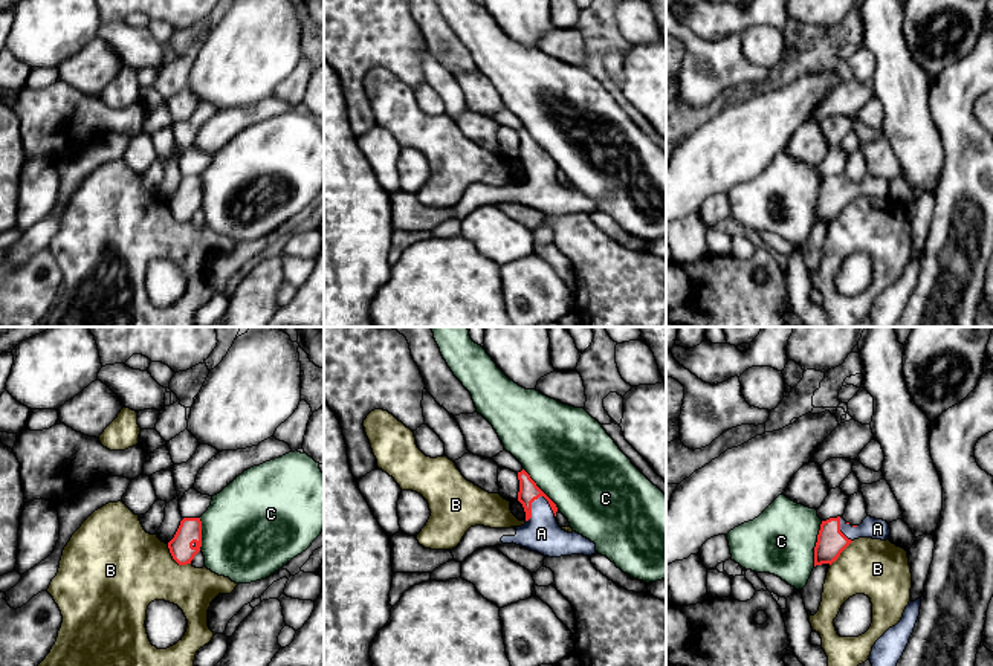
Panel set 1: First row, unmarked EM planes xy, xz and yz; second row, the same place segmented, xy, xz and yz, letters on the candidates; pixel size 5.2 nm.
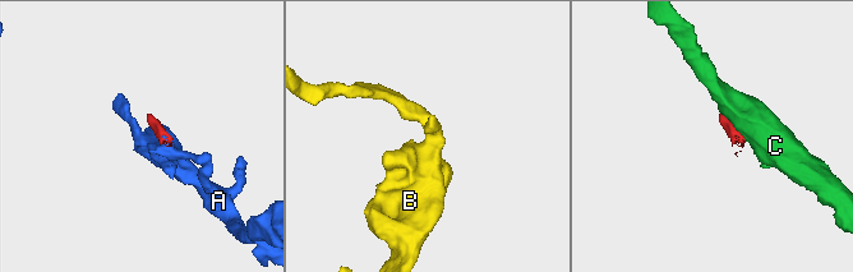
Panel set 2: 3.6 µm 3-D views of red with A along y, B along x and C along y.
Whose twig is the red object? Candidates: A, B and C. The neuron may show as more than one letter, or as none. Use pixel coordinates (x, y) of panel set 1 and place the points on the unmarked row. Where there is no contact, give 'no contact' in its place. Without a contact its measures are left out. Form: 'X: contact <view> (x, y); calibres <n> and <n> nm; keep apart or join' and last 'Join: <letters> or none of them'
A: contact xz (530, 165); calibres 100 and 200 nm; join
B: contact xy (174, 217); calibres 130 and 420 nm; keep apart
C: contact yz (816, 202); calibres 150 and 360 nm; keep apart
Join: A

